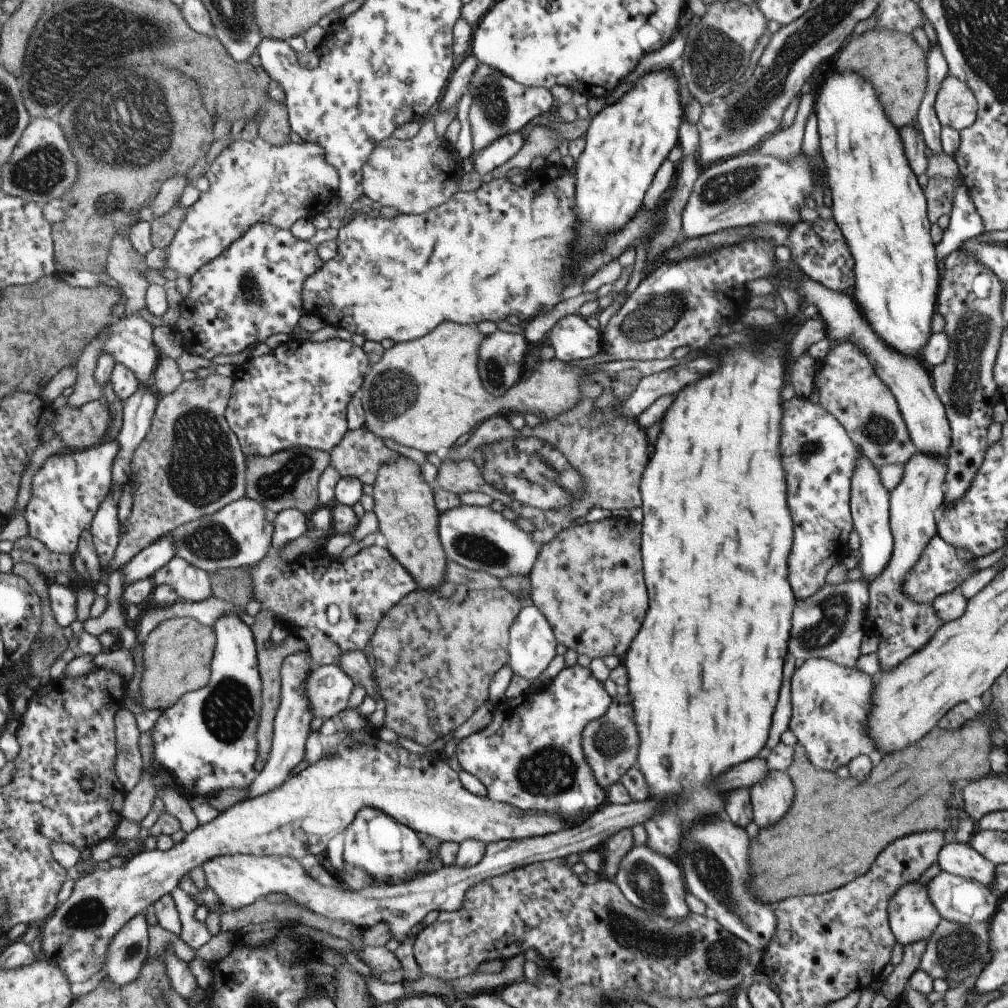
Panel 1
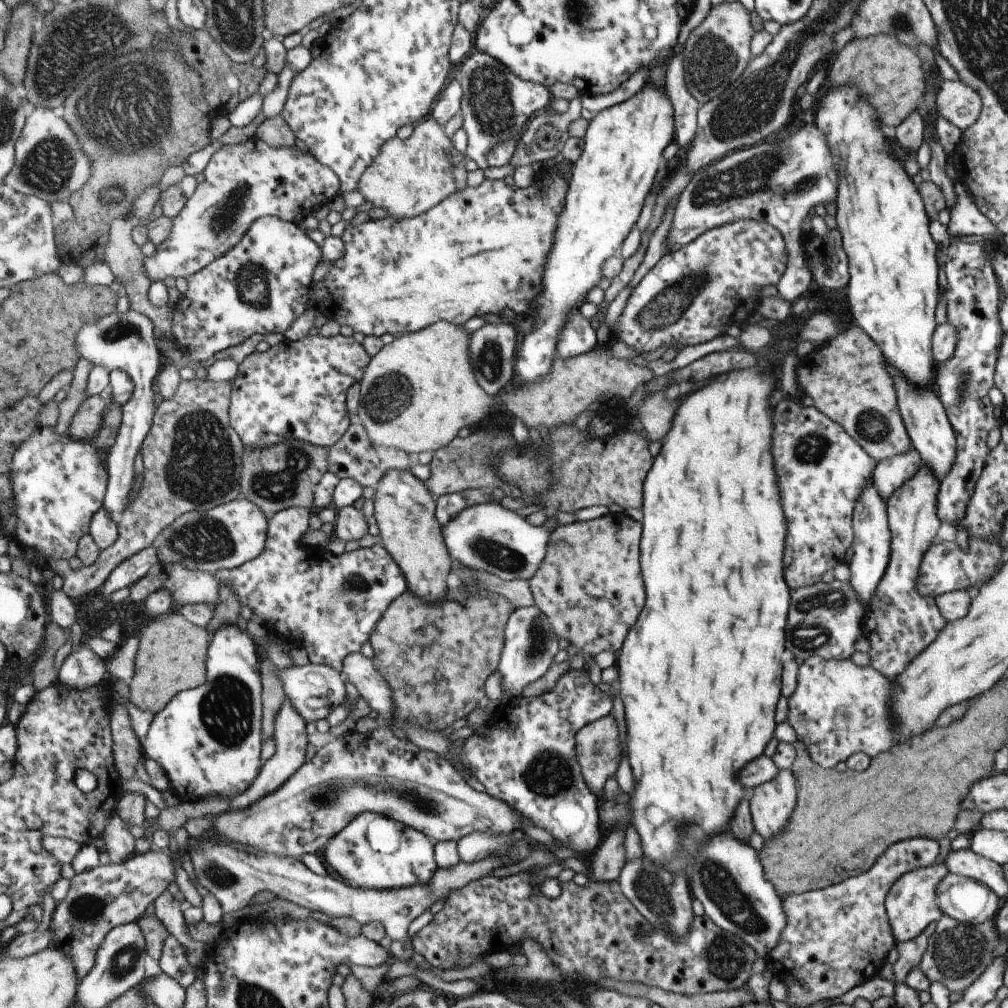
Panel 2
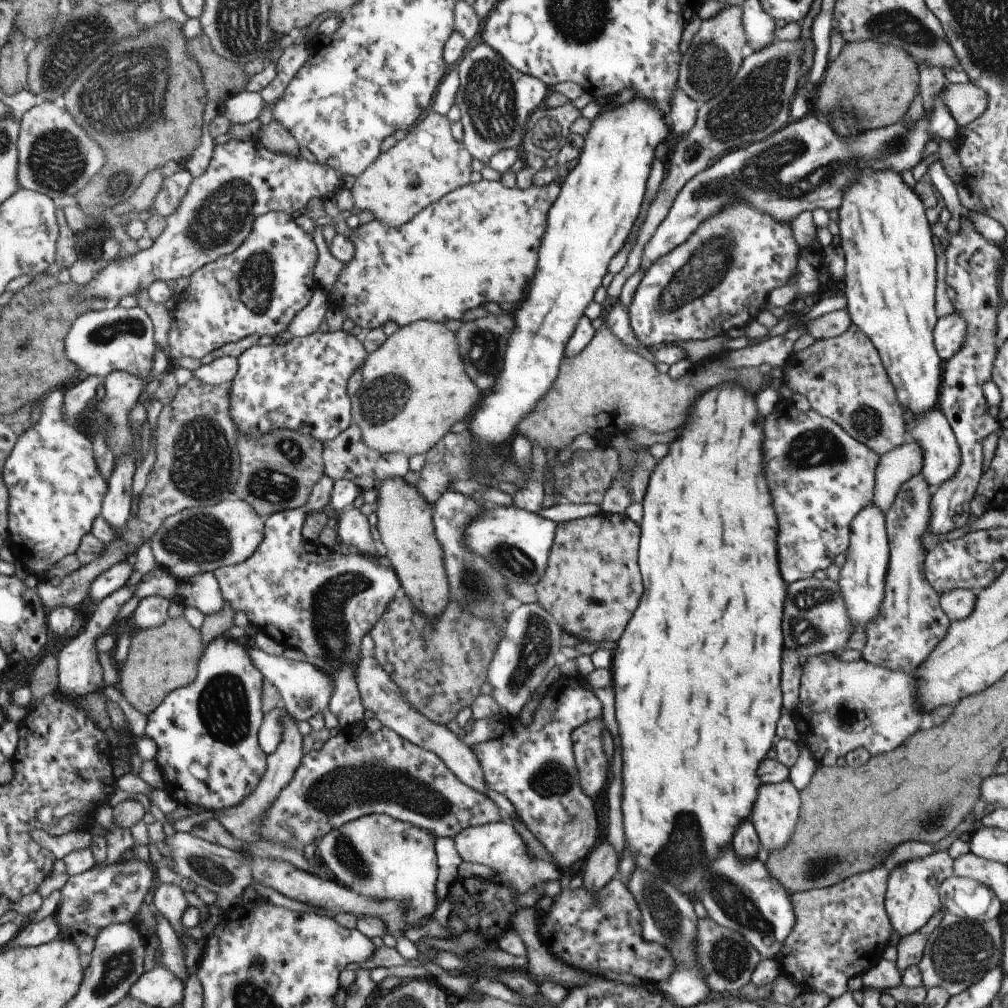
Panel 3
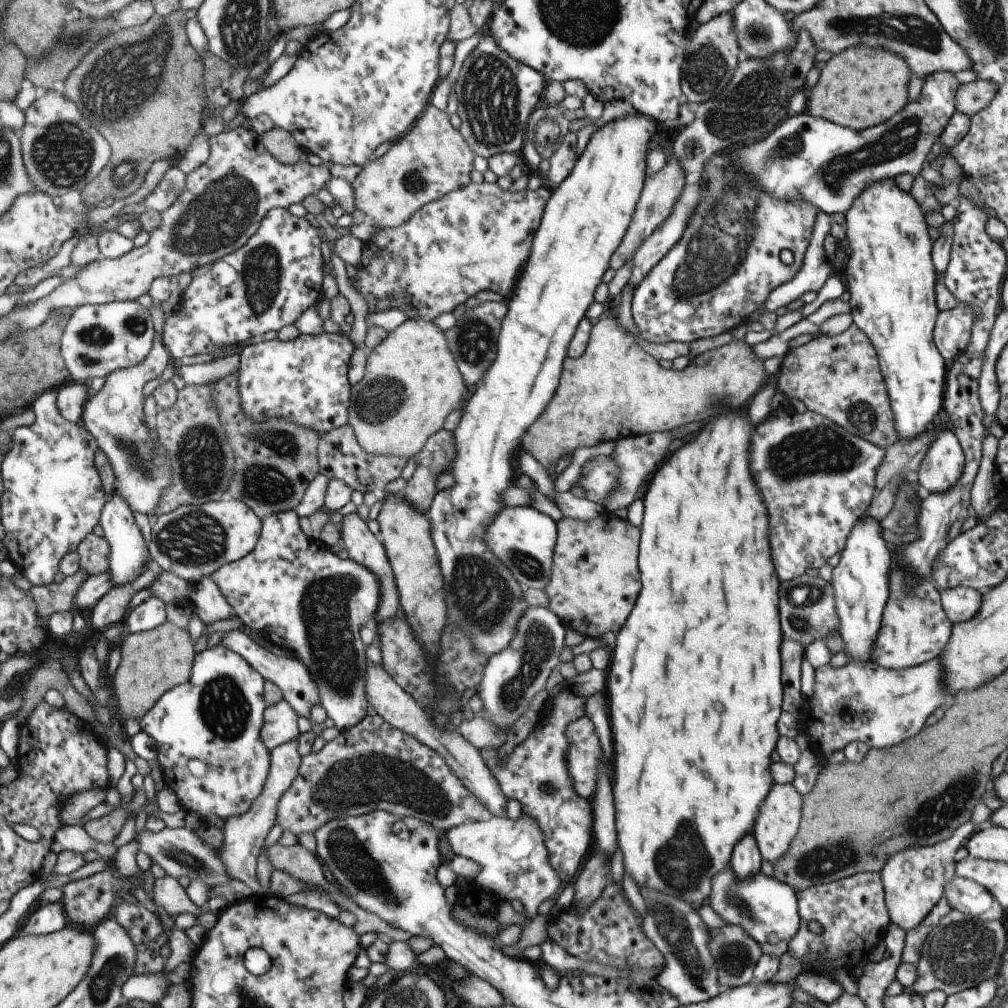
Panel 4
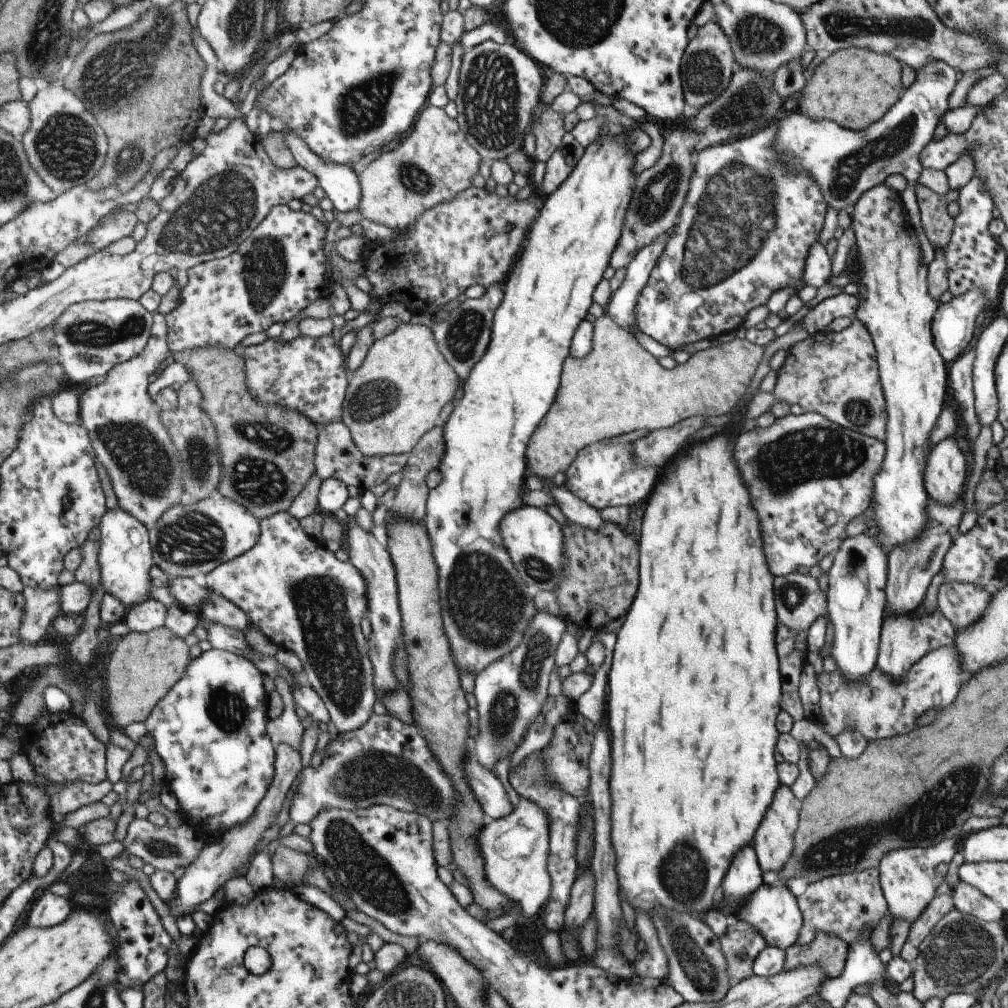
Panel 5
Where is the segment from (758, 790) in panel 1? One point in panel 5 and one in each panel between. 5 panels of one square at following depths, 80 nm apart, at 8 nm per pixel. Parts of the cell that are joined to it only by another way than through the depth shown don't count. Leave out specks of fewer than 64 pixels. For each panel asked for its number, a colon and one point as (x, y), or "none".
2: (771, 803)
3: (774, 814)
4: (776, 820)
5: (772, 839)

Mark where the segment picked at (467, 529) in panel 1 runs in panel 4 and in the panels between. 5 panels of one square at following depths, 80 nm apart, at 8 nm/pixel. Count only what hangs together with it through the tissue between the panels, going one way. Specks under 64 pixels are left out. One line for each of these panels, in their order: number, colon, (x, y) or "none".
2: (489, 538)
3: (514, 542)
4: (522, 538)

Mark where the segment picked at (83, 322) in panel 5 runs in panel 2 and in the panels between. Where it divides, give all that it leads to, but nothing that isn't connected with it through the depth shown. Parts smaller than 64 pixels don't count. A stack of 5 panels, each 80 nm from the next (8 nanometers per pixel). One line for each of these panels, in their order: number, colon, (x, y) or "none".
2: (127, 341)
3: (101, 342)
4: (99, 339)

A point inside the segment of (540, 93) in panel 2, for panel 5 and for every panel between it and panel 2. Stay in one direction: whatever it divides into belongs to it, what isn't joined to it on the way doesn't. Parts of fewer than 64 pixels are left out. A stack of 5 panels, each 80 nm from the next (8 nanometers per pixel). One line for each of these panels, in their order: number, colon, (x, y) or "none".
3: (495, 100)
4: (495, 94)
5: (498, 90)

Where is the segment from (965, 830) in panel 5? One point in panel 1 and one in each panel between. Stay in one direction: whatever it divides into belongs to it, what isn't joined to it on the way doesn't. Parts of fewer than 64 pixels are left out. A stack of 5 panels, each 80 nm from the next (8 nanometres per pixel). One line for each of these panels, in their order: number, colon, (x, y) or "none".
1: (911, 918)
2: (910, 903)
3: (911, 897)
4: (912, 879)

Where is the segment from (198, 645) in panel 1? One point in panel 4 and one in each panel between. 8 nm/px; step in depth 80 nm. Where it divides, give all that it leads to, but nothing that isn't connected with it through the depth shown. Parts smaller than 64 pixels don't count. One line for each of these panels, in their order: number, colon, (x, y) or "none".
2: (172, 657)
3: (162, 659)
4: (152, 663)

